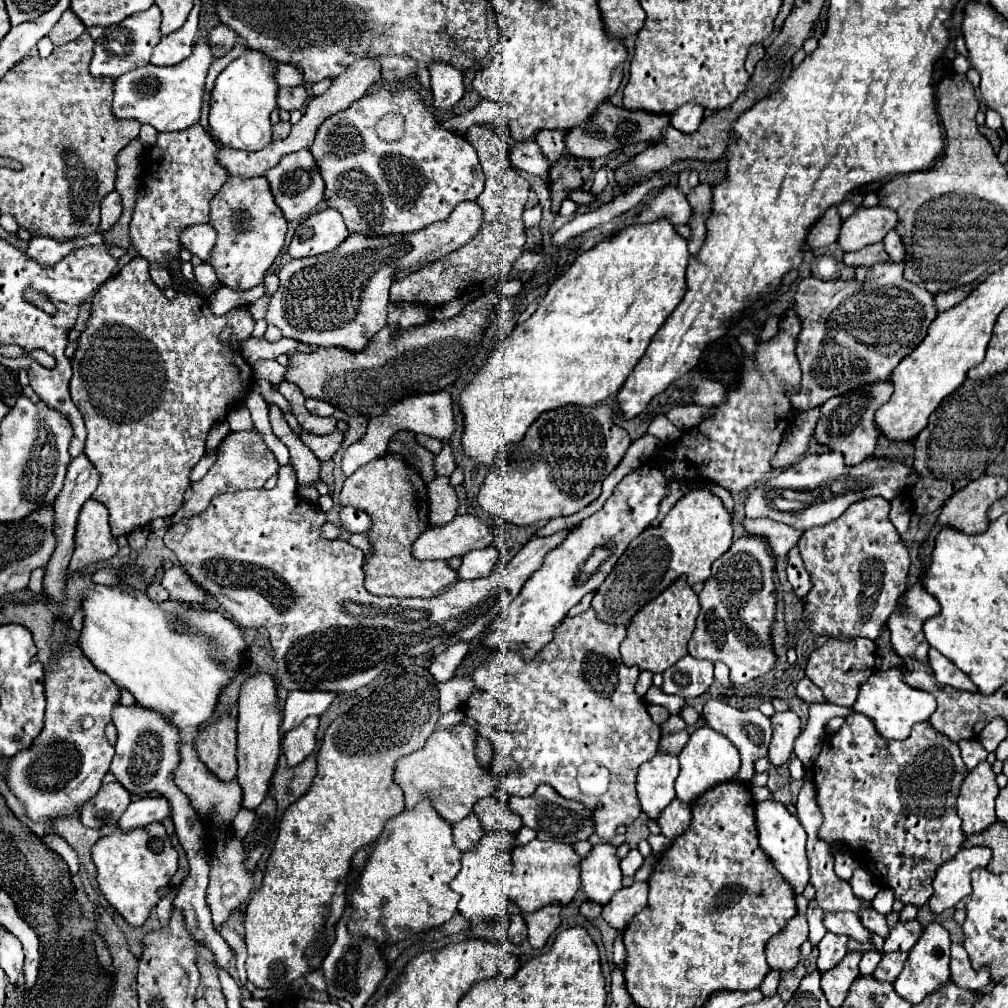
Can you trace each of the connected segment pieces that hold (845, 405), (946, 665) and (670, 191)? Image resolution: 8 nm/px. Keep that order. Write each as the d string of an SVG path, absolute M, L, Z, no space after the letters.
M882 381L880 385L866 385L864 389L856 389L856 393L846 393L844 397L832 397L820 407L820 419L814 429L814 439L818 445L828 447L830 451L840 451L844 455L846 465L858 465L868 455L874 453L878 431L874 427L874 413L890 399L892 383Z
M930 649L928 653L928 663L936 673L936 679L944 685L950 685L958 691L970 691L976 693L976 685L968 679L968 675L964 671L960 671L948 657L944 657L942 653L938 653L936 649Z
M668 185L664 187L652 203L648 203L638 217L634 217L632 221L624 221L620 225L620 229L628 227L628 225L636 225L636 223L650 223L650 221L658 221L658 219L668 219L672 225L680 225L680 223L688 223L692 209L686 201L686 197L682 195L682 191L678 189L678 185Z

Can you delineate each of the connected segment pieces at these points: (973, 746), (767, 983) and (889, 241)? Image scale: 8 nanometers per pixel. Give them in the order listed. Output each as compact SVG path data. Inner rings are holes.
M976 738L963 739L958 742L958 745L961 757L969 770L987 759L988 752L978 743Z
M772 969L772 971L766 975L766 979L762 981L760 991L762 991L766 997L772 997L772 995L776 993L776 989L778 989L778 981L780 981L780 973Z
M896 231L888 233L888 237L884 239L884 245L886 245L888 255L890 255L892 261L904 259L904 243L902 243L902 237L900 237Z

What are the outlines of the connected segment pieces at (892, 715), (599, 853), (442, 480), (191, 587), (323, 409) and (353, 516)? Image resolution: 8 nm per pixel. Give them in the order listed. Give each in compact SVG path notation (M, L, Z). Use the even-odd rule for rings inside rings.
M888 669L874 673L868 683L860 687L858 701L856 701L856 713L864 713L874 719L874 725L878 733L886 739L906 739L916 723L930 721L930 715L936 711L936 699L920 689L910 687L904 683L904 669Z
M594 845L594 849L580 863L582 889L590 901L608 905L612 895L622 889L622 871L616 857L616 847Z
M436 477L426 485L428 489L428 521L432 525L446 525L456 515L458 499L448 477Z
M172 565L162 579L162 585L170 591L170 599L182 599L186 603L206 603L206 591L198 587L180 565Z
M306 399L306 409L318 417L332 417L332 413L334 413L334 407L330 403L324 403L318 399Z
M350 505L342 507L340 521L342 521L342 529L348 533L364 533L372 527L372 517L360 509L350 507Z

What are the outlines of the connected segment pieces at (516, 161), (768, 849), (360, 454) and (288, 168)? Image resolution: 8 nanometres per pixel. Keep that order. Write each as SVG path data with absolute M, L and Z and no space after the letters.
M528 141L528 143L518 143L518 147L514 147L510 151L510 161L516 169L526 171L530 175L542 177L542 181L550 183L550 165L548 159L544 157L544 153L540 151L536 141Z
M760 801L756 803L756 827L758 827L760 847L774 861L774 867L784 875L784 879L790 885L794 885L794 891L800 895L810 881L810 871L806 857L806 831L800 825L798 817L788 813L782 803Z
M438 391L438 393L420 393L420 395L412 395L406 397L394 405L390 405L386 409L386 413L378 415L378 417L370 417L368 419L368 431L362 437L362 441L350 445L342 457L342 471L346 477L350 477L360 465L364 465L366 461L372 461L380 455L384 455L390 437L396 431L412 431L412 433L422 433L422 435L430 435L436 437L440 441L446 441L452 433L454 433L454 413L452 413L452 399L446 391Z
M302 149L290 155L284 155L276 167L272 167L266 175L270 191L274 195L276 205L282 209L286 221L298 221L316 211L316 205L324 197L324 181L320 177L318 165L310 153L310 149Z

